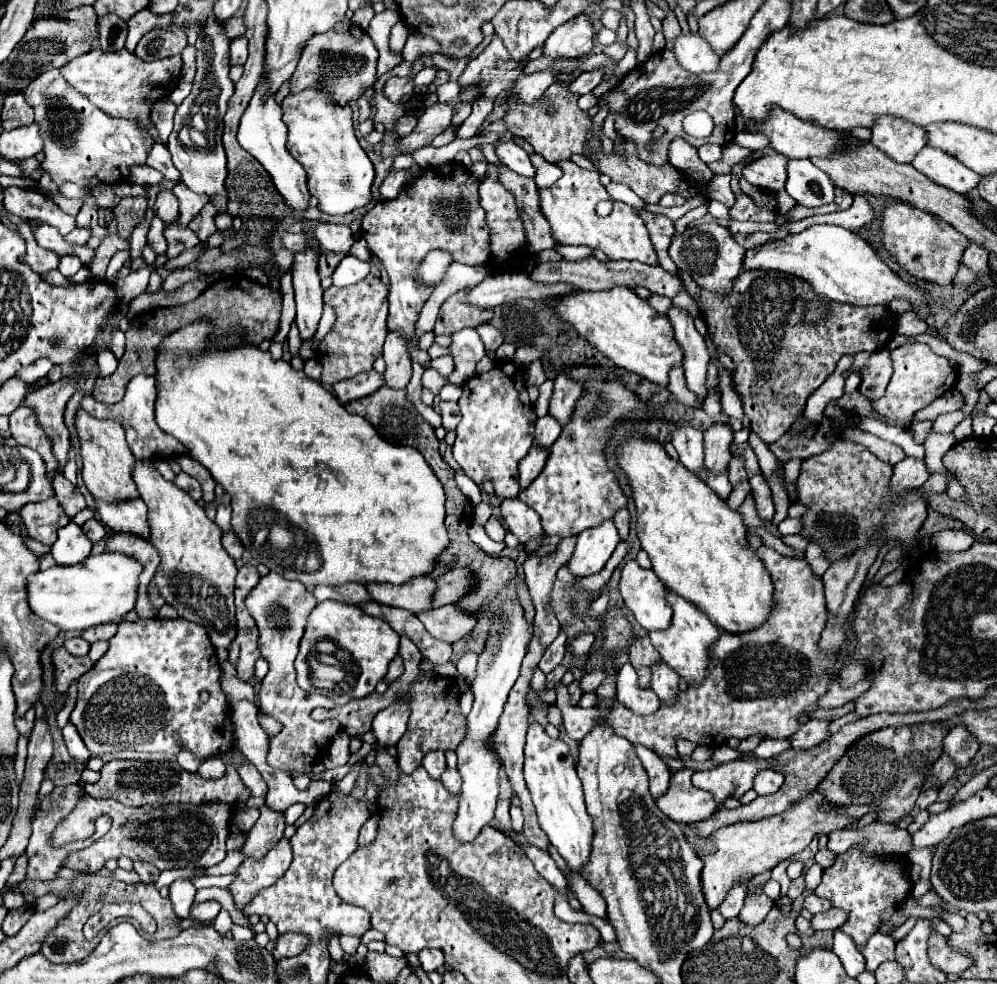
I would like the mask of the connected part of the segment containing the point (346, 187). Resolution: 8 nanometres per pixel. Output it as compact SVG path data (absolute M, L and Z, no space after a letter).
M321 89L291 93L287 95L287 107L283 107L283 119L289 129L287 149L305 167L309 193L317 197L319 211L327 215L347 215L371 199L375 171L367 153L357 143L351 117L353 111L349 105L335 105Z

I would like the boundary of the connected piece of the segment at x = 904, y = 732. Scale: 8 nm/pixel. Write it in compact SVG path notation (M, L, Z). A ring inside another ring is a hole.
M931 723L905 725L895 729L885 727L867 733L845 751L845 755L833 765L827 777L817 785L817 791L821 791L823 797L835 805L875 805L879 823L897 825L901 817L911 813L925 781L923 773L917 773L919 769L911 765L913 753L919 753L923 761L939 759L941 741L947 733L947 727L933 727Z

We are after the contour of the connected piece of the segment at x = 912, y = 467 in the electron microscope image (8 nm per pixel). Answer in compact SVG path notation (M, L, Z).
M905 457L903 461L899 461L895 465L891 489L893 489L893 493L901 493L903 489L915 489L915 487L921 487L929 477L931 477L931 473L927 471L925 459Z

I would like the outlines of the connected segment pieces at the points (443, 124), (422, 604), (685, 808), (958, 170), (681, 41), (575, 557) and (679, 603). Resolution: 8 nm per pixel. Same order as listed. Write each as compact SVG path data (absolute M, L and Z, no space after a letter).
M437 101L435 105L427 107L423 111L423 115L417 121L417 127L413 129L411 135L399 139L399 147L405 153L411 153L423 145L429 145L433 141L433 137L437 137L439 133L443 133L449 125L451 119L455 115L455 107L453 105L445 105L441 101Z
M431 575L413 577L407 585L365 585L373 601L401 607L411 613L421 613L431 609L431 595L435 591L435 581Z
M691 769L671 771L671 781L667 793L655 799L655 805L679 825L689 825L711 817L719 807L711 793L695 789L691 785Z
M933 147L921 149L911 165L917 171L921 171L923 175L927 175L931 181L935 181L955 193L969 193L981 181L981 175L967 169L955 157L951 157L939 149L933 149Z
M681 31L675 37L673 53L677 55L683 69L687 69L689 73L695 73L695 75L715 71L719 65L719 55L715 55L711 45L707 45L707 41L703 41L703 37L699 37L699 31L697 33Z
M605 521L599 527L585 529L583 533L577 535L575 551L567 563L569 573L573 573L575 577L599 573L609 561L617 543L619 543L619 533L613 521Z
M667 589L667 603L673 609L673 617L671 617L671 625L665 631L655 631L649 633L649 639L653 643L653 647L659 651L661 659L675 669L681 677L685 677L687 683L697 683L705 677L707 673L707 659L709 659L709 647L711 641L715 641L719 637L719 629L709 621L709 617L691 601L679 597L677 593L673 593L671 589Z

